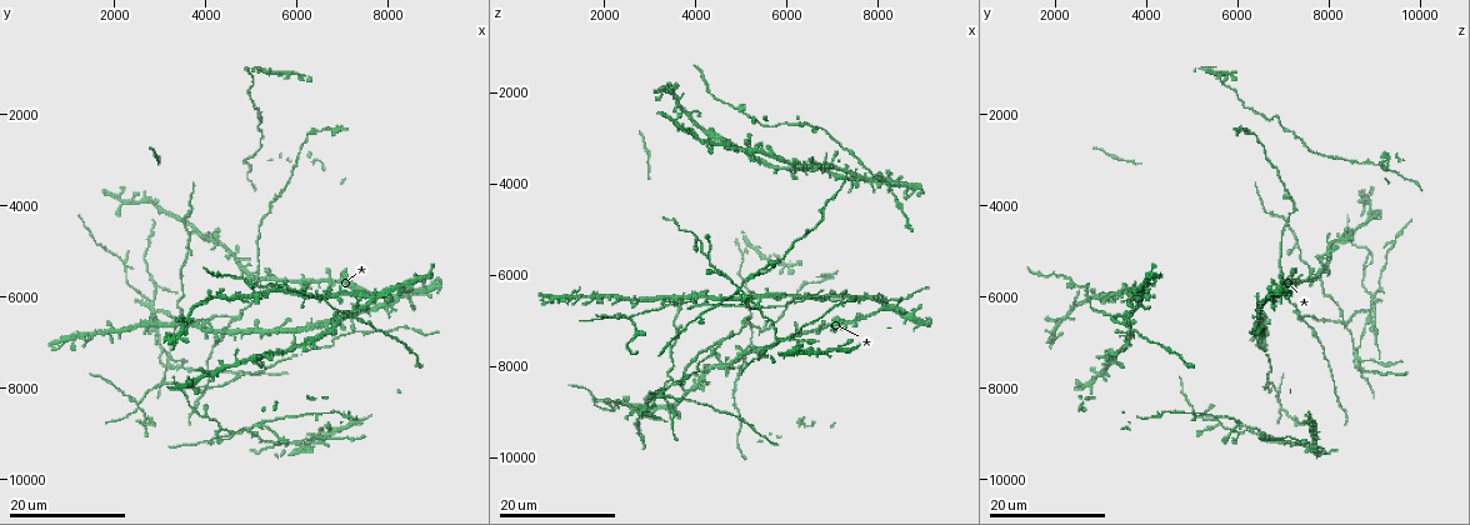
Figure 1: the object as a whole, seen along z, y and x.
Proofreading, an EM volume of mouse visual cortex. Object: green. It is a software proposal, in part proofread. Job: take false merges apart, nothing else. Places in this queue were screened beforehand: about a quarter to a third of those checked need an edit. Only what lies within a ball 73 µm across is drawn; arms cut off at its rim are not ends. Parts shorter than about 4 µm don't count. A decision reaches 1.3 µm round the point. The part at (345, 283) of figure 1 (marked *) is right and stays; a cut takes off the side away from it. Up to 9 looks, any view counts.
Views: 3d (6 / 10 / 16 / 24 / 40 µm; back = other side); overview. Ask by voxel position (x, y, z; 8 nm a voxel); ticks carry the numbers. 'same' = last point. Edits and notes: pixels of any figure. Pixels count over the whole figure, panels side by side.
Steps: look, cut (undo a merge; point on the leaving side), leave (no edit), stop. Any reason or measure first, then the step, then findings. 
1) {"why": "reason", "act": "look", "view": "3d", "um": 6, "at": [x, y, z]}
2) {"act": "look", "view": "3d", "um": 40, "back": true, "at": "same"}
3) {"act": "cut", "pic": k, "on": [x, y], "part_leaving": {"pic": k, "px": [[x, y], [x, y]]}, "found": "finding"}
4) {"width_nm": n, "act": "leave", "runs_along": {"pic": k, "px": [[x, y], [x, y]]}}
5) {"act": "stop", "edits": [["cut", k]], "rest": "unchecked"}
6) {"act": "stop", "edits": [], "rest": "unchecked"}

{"why": "three arms meet", "act": "look", "view": "3d", "um": 16, "at": [6900, 6900, 6500]}

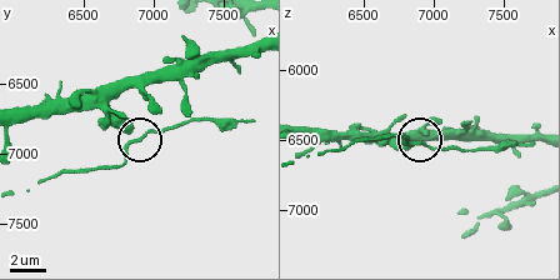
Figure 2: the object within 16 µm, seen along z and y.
{"act": "look", "view": "3d", "um": 6, "at": [6880, 6900, 6520]}

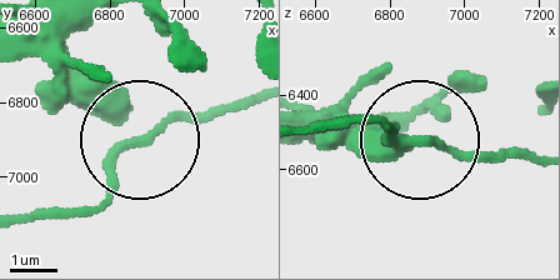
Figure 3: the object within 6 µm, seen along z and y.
{"arms": 3, "act": "leave", "found": "one neuron here"}

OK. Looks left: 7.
{"why": "four-way junction", "act": "look", "view": "3d", "um": 16, "at": [2500, 8400, 6900]}

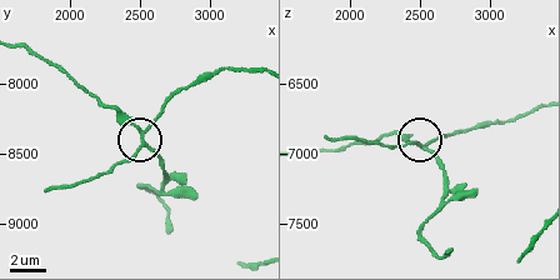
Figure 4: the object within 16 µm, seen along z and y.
{"act": "look", "view": "3d", "um": 10, "at": "same"}

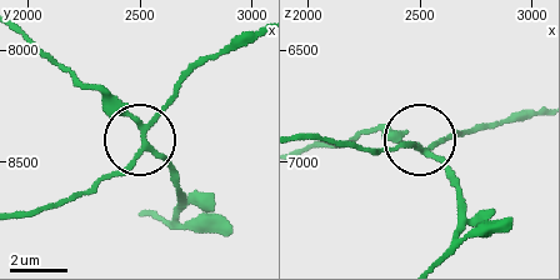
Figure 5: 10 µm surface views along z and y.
{"act": "look", "view": "3d", "um": 10, "back": true, "at": [2500, 8350, 6930]}

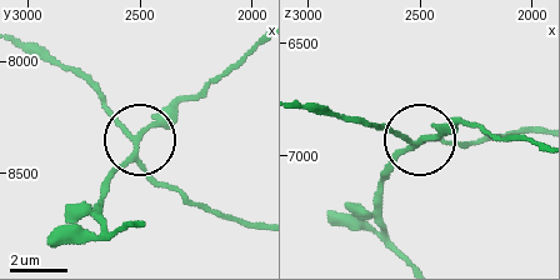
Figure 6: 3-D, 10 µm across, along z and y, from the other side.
{"arms": 4, "act": "cut", "pic": 6, "on": [159, 118], "part_leaving": {"pic": 6, "px": [[135, 151], [100, 201], [111, 233], [133, 223]]}, "found": "two neurons meet here"}

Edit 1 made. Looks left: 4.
{"why": "four-way junction", "act": "look", "view": "3d", "um": 16, "at": [5000, 8900, 6250]}

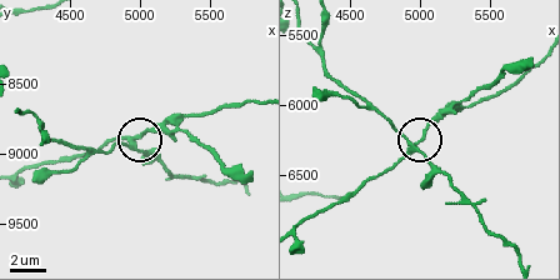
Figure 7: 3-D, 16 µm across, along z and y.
{"act": "look", "view": "3d", "um": 10, "at": [4940, 8920, 6300]}

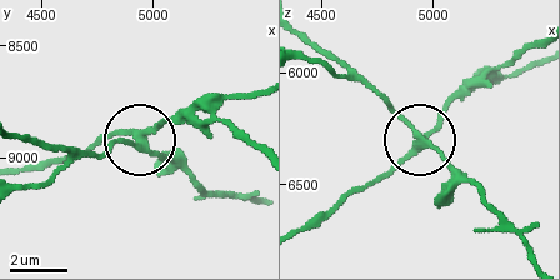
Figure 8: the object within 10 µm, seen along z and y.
{"arms": 4, "act": "cut", "pic": 8, "on": [173, 155], "found": "a second neuron is stuck on"}

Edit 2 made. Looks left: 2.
{"why": "branch point", "act": "look", "view": "3d", "um": 24, "at": [4000, 7950, 6650]}

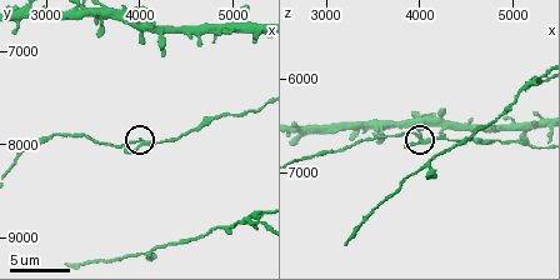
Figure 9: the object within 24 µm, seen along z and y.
{"act": "look", "view": "3d", "um": 10, "at": [4000, 7950, 6700]}

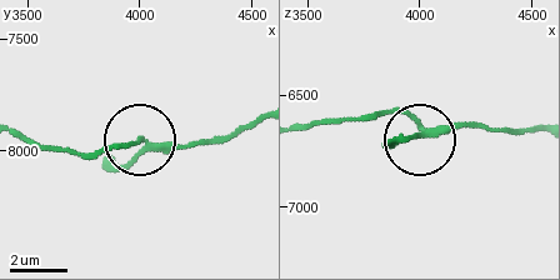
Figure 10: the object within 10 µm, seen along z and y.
{"act": "leave", "runs_along": {"pic": 10, "px": [[539, 128], [426, 130], [396, 114], [363, 114]]}, "found": "continuous, no second neuron"}

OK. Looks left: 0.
{"act": "stop", "edits": [["cut", 6], ["cut", 8]], "rest": "unchecked"}

